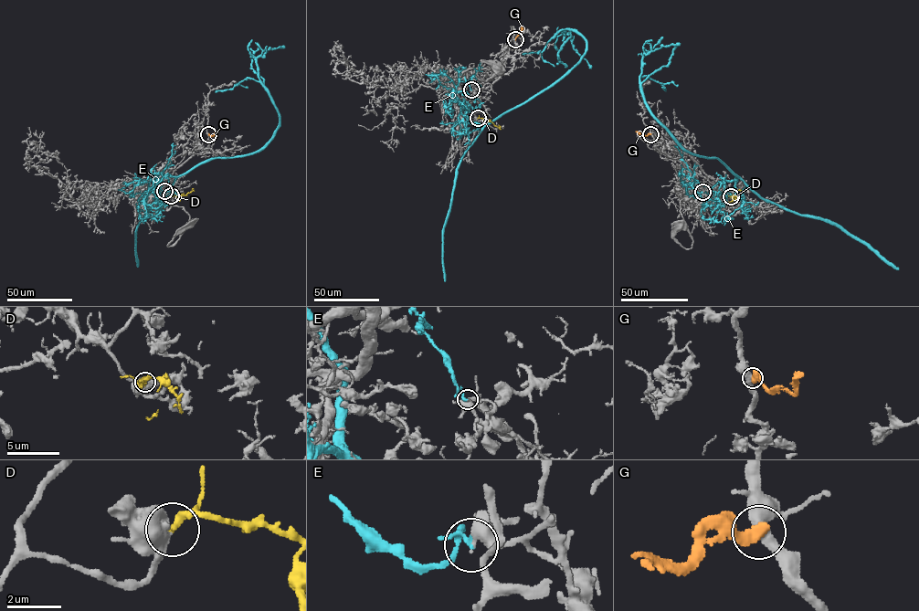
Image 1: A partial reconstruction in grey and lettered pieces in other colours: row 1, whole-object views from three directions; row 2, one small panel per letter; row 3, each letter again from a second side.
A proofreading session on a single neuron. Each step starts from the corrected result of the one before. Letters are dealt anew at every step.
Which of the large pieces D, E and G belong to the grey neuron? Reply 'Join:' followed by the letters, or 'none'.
Join: D

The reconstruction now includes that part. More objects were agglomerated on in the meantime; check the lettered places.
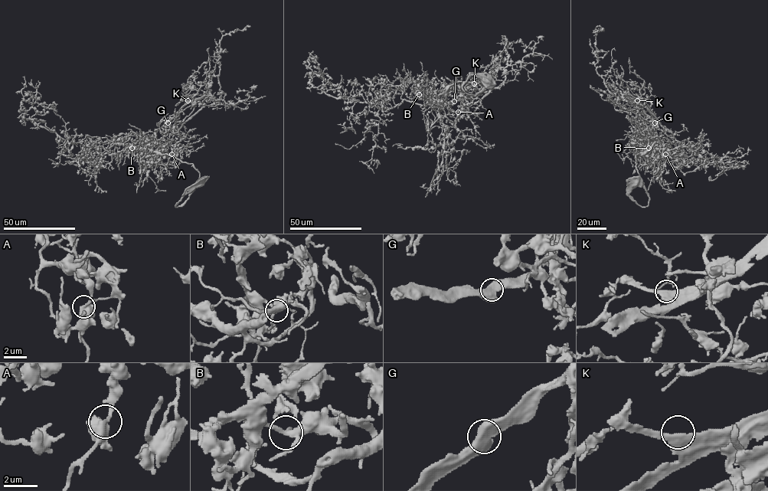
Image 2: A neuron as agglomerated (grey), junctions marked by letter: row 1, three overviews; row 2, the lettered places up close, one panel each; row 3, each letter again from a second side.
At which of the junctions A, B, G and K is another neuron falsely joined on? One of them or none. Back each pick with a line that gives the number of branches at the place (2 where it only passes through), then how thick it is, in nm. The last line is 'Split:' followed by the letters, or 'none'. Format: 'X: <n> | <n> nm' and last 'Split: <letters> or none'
B: 3 | 300 nm
Split: B

